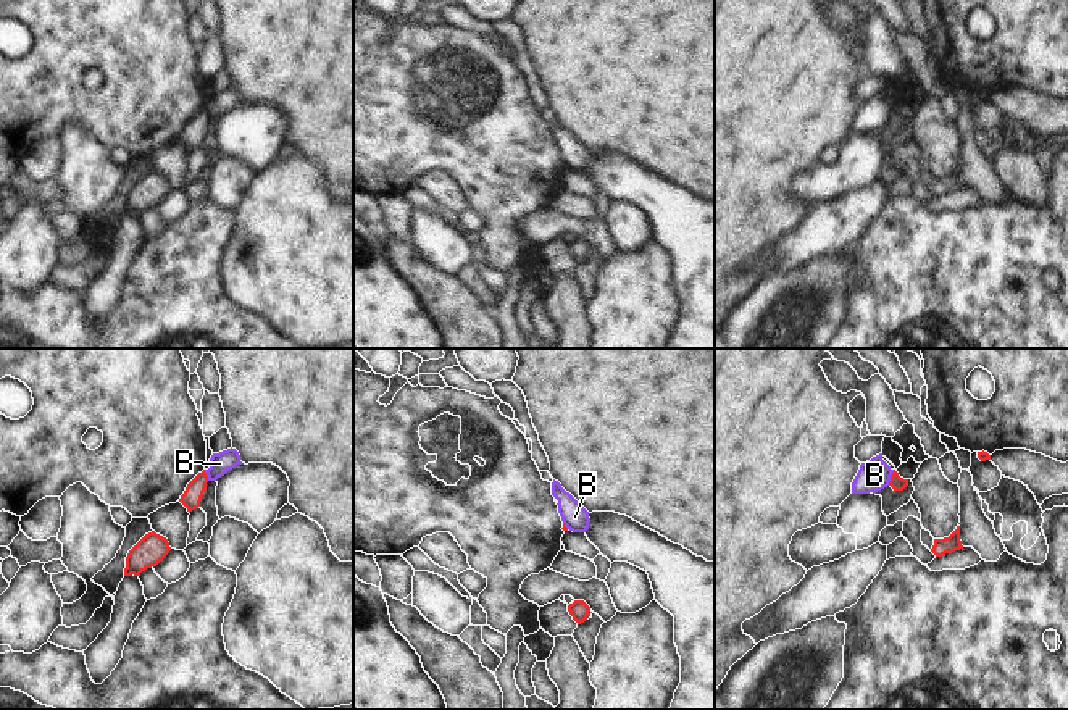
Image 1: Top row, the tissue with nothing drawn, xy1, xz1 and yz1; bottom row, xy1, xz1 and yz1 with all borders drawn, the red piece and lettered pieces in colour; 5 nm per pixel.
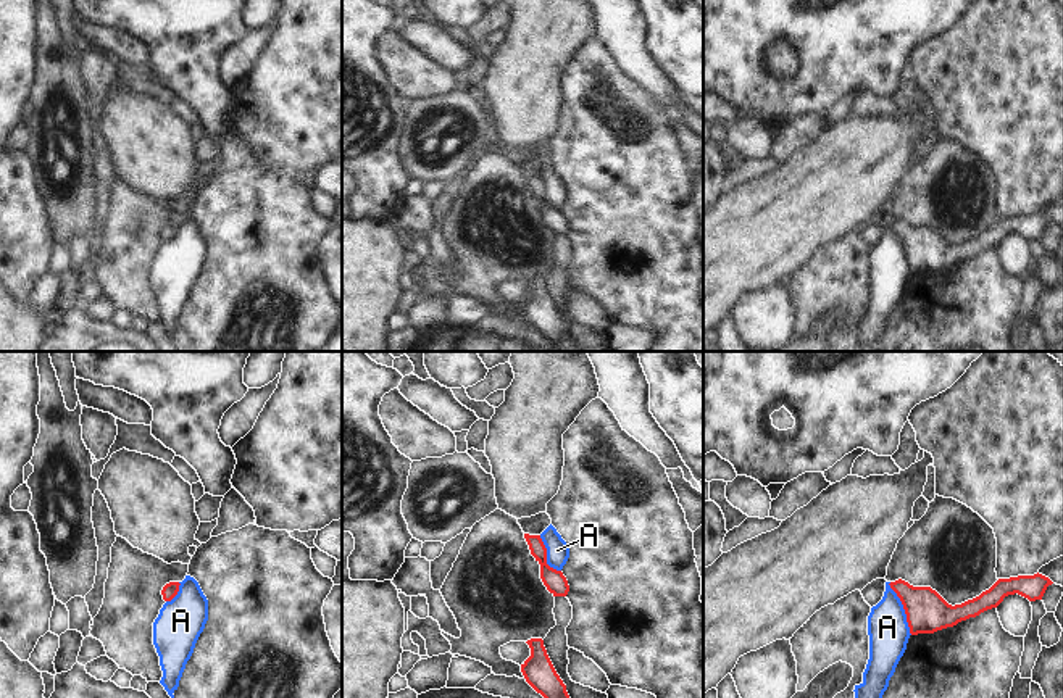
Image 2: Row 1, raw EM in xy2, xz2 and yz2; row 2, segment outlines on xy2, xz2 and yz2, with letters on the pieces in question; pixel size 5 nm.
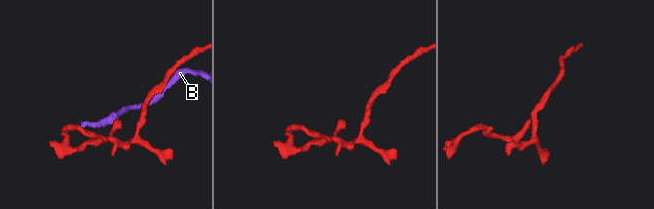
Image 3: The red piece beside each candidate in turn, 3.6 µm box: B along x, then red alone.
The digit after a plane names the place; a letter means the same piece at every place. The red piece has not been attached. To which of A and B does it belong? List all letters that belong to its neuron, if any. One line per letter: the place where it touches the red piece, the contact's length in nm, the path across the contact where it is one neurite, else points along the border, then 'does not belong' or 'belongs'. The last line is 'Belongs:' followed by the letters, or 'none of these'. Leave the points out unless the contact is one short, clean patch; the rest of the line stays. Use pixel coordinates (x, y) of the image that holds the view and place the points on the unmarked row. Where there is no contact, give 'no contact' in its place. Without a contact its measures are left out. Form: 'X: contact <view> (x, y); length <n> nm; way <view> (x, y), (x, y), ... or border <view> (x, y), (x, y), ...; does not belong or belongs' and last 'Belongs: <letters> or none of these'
A: contact yz2 (904, 247); length 280 nm; does not belong
B: contact yz1 (891, 116); length 90 nm; border yz1 (894, 108), (888, 123); does not belong
Belongs: none of these

